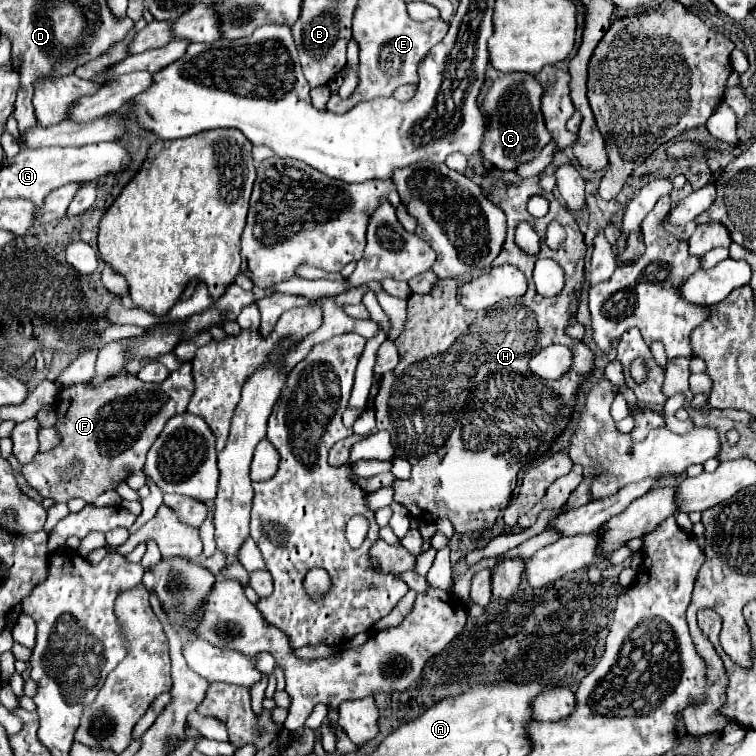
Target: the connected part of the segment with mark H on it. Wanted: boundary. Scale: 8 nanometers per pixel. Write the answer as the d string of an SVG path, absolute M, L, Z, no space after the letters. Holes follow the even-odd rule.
M497 170L485 172L485 176L495 178L497 182L489 188L483 190L483 194L497 204L505 214L507 214L507 240L503 246L503 252L492 262L491 267L507 262L515 264L529 280L529 290L523 298L517 298L509 306L499 306L499 308L489 308L479 312L479 322L475 322L477 313L465 310L459 306L455 298L455 290L461 284L461 278L447 278L447 280L437 280L433 290L429 294L411 294L407 302L407 326L405 332L395 340L395 346L399 350L399 364L393 372L385 372L381 376L381 386L379 394L373 400L375 408L375 418L377 418L377 428L387 430L391 434L393 448L397 450L397 456L407 458L411 464L411 478L409 480L395 480L393 490L395 490L395 502L403 504L409 514L419 520L419 522L435 522L439 518L449 518L457 534L467 534L467 532L485 532L493 528L499 512L511 502L511 494L517 484L517 474L519 470L545 456L553 442L565 432L567 424L573 418L573 410L577 404L577 390L589 380L595 368L595 354L589 346L583 342L571 340L565 334L565 328L569 326L571 320L571 294L581 296L581 284L585 282L583 278L583 258L585 258L585 242L583 234L573 218L573 214L557 202L557 198L551 192L545 192L539 186L539 178L525 178L519 180L519 184L509 184L505 180L497 178ZM531 194L541 194L549 200L551 208L549 214L543 218L533 218L525 210L525 204ZM533 220L533 230L541 238L541 250L535 256L529 256L519 250L515 244L515 228L519 222L529 222ZM551 220L559 220L565 230L567 230L567 240L563 244L563 250L553 252L547 246L543 246L545 238L545 226ZM537 258L553 258L559 262L559 266L565 270L565 288L559 294L559 298L541 298L535 292L531 274ZM549 344L565 344L573 350L575 362L579 362L579 370L571 370L563 380L559 382L547 382L529 370L529 360L543 350ZM501 404L509 406L509 416L505 416L505 428L501 434ZM501 440L507 440L511 446L511 454L507 454L507 462L519 466L519 470L501 470Z

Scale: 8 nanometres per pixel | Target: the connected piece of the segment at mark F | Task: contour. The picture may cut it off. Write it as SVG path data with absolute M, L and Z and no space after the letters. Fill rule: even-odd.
M185 362L179 370L171 372L161 384L147 384L131 374L119 374L93 390L83 384L61 390L57 396L57 430L61 432L61 444L49 452L37 454L29 466L23 466L25 480L45 498L57 502L83 498L91 504L99 494L117 490L119 484L125 482L123 470L131 476L143 468L147 450L167 420L187 410L191 394L191 362ZM75 462L83 466L81 474L73 480L59 480L59 470Z

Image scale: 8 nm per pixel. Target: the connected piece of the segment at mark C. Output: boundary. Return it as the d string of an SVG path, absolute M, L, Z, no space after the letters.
M487 66L487 78L479 92L479 108L483 110L483 116L487 122L481 152L483 152L485 160L495 164L495 168L513 170L521 162L531 160L535 156L535 152L539 152L551 140L551 136L545 128L545 122L543 122L541 106L539 106L541 96L543 96L543 86L537 82L537 78L533 74L499 74L499 70L495 70L493 66Z

